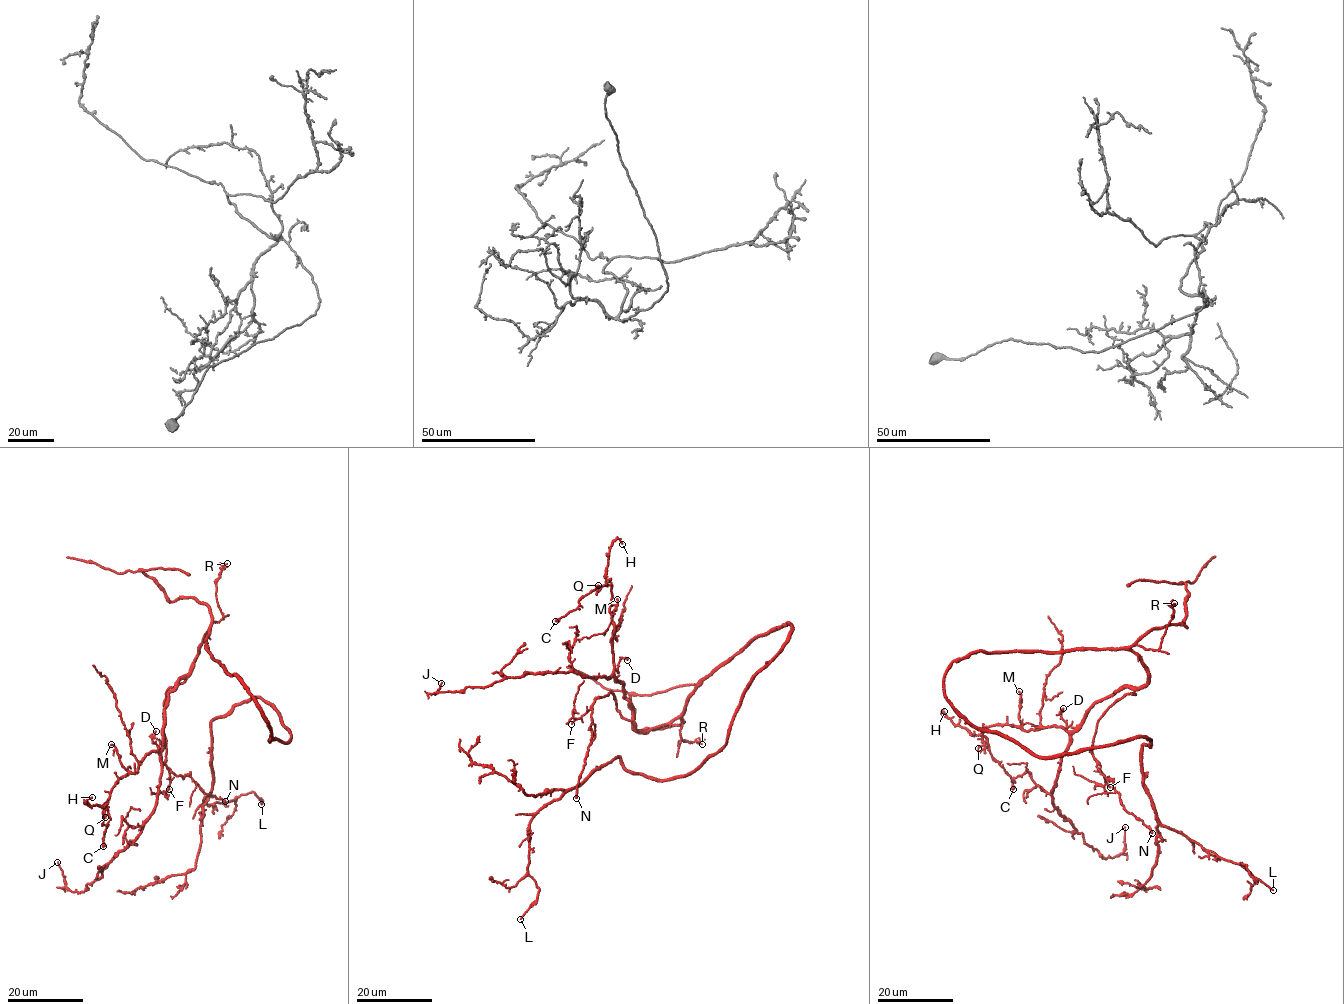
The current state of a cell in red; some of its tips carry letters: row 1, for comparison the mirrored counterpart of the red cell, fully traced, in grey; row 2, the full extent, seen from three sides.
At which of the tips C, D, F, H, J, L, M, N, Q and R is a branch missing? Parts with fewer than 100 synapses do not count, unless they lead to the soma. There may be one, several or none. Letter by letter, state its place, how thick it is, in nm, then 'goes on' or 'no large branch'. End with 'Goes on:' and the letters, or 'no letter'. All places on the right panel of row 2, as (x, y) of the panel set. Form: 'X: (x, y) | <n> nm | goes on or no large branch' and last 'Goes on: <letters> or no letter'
C: (1013, 789) | 550 nm | no large branch
D: (1063, 708) | 100 nm | no large branch
F: (1110, 787) | 110 nm | no large branch
H: (944, 711) | 120 nm | no large branch
J: (1125, 827) | 80 nm | no large branch
L: (1273, 890) | 130 nm | no large branch
M: (1019, 691) | 140 nm | no large branch
N: (1152, 833) | 360 nm | no large branch
Q: (978, 748) | 160 nm | no large branch
R: (1174, 603) | 90 nm | no large branch
Goes on: no letter

